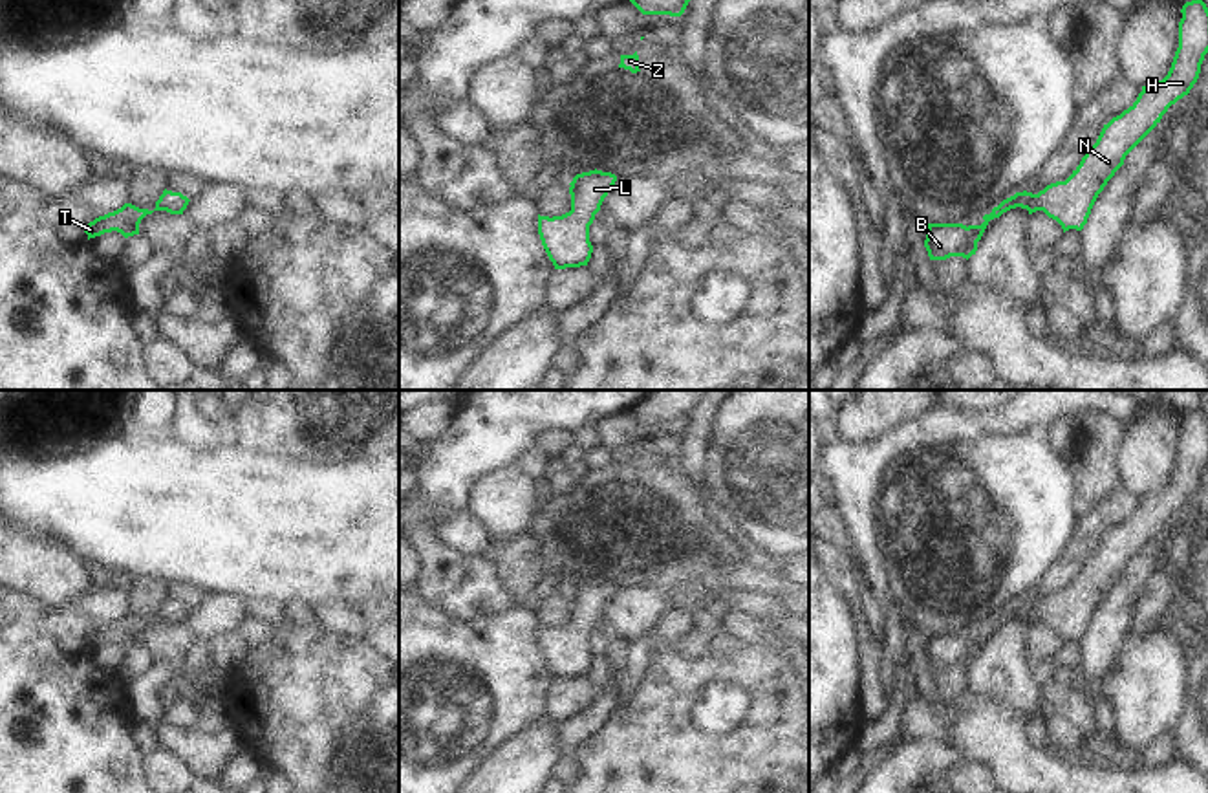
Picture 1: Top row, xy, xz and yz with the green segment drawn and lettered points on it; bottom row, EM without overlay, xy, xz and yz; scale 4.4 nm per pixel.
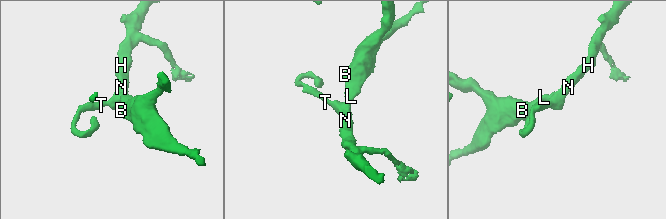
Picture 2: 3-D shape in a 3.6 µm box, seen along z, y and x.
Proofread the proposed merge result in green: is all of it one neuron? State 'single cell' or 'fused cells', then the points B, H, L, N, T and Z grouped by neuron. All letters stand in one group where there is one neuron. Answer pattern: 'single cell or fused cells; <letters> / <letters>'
single cell; B H L N T Z

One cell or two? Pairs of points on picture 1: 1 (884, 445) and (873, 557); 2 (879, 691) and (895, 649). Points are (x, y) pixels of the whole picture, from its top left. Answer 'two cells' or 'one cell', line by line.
1: one cell
2: two cells

